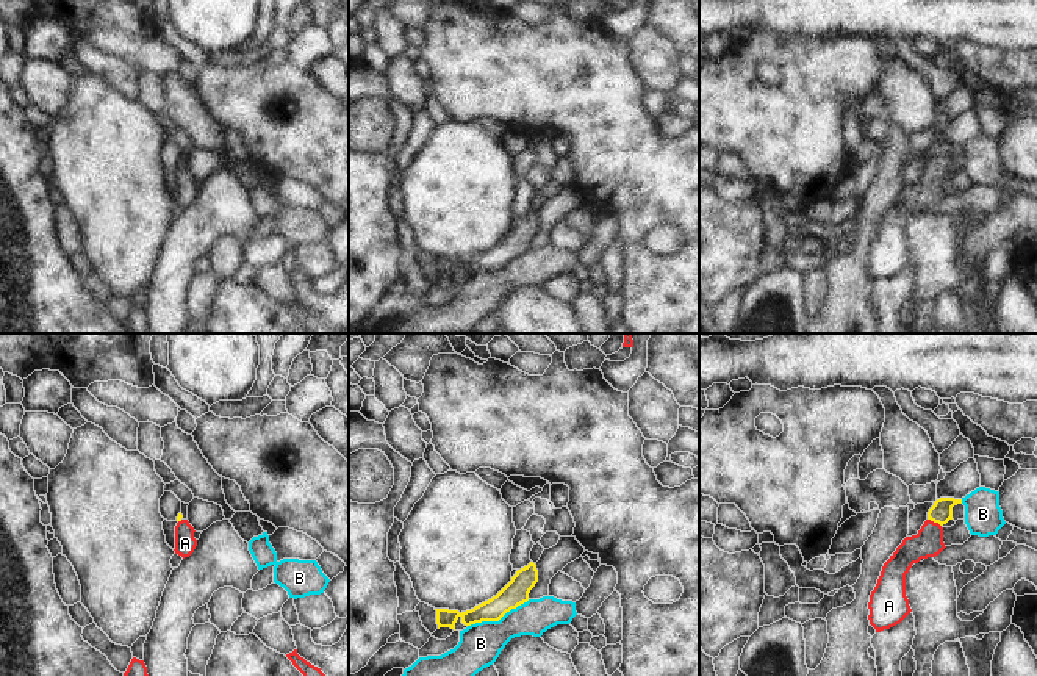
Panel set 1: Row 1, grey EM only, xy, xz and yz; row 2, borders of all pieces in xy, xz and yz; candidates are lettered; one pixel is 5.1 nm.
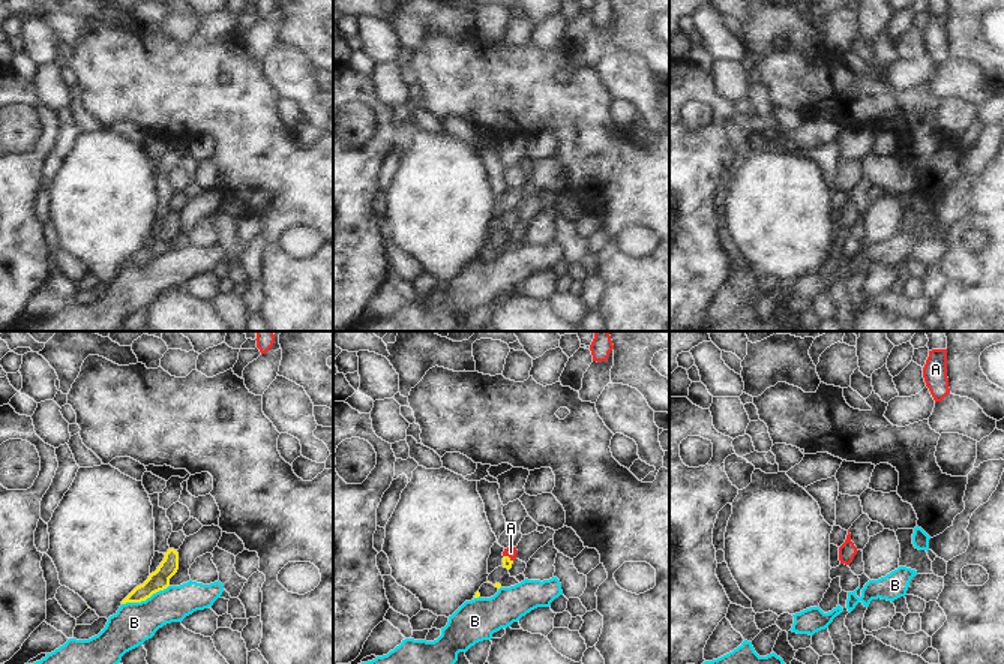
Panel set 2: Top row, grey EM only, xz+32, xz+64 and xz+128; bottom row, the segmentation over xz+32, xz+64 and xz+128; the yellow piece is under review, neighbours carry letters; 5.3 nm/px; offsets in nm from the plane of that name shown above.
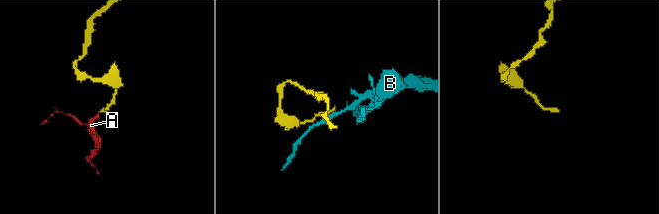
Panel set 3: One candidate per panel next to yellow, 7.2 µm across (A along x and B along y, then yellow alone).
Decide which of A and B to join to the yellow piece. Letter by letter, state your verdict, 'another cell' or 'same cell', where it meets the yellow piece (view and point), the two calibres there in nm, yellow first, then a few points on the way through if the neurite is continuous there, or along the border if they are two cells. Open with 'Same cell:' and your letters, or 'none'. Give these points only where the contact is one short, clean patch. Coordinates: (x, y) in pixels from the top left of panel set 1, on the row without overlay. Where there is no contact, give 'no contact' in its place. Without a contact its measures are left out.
Same cell: A
A: same cell; meets yellow in yz at (934, 171); 110 nm thick on the yellow side, 150 nm on the other; runs through yz (940, 161), (934, 171), (928, 191)
B: another cell; meets yellow in xz at (498, 269); 130 nm thick on the yellow side, 220 nm on the other; border along xz (529, 249), (512, 257), (498, 269), (482, 269), (468, 276)

